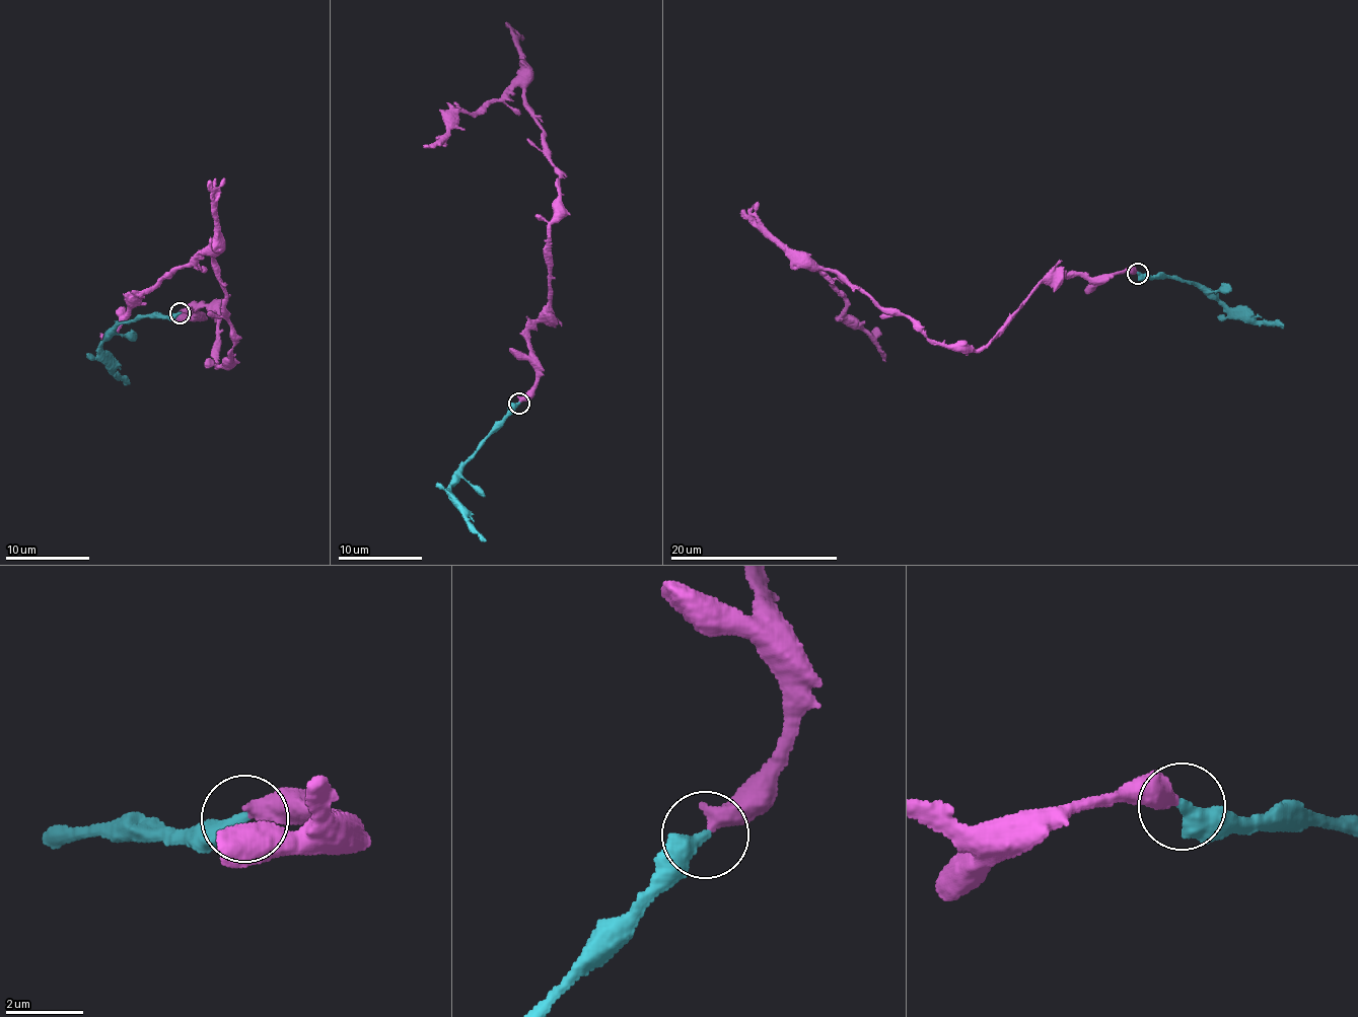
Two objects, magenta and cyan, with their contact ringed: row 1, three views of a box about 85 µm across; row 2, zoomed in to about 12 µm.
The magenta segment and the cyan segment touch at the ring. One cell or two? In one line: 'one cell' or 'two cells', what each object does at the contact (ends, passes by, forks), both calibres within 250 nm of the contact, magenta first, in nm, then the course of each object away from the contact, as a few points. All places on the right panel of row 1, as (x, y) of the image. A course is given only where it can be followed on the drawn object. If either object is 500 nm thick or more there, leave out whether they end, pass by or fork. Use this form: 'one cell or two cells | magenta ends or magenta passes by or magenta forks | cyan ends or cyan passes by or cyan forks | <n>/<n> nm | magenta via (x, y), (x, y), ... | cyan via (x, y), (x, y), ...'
one cell | magenta ends | cyan ends | 480/400 nm | magenta via (1137, 273), (1059, 274), (978, 349), (929, 340), (843, 278), (816, 271), (885, 361) | cyan via (1137, 274), (1196, 283), (1212, 290), (1221, 303), (1240, 309), (1258, 321), (1276, 321), (1283, 327)

